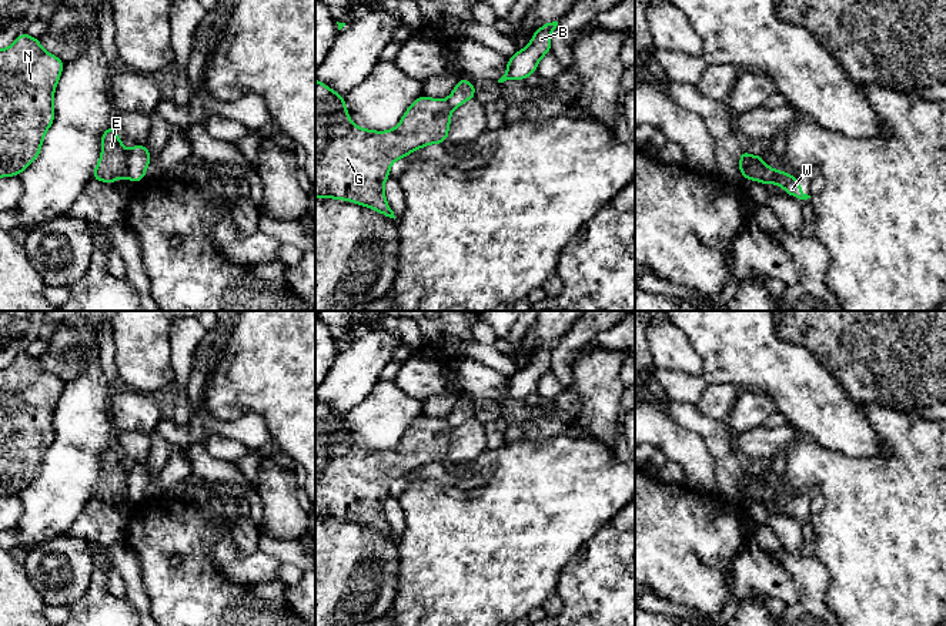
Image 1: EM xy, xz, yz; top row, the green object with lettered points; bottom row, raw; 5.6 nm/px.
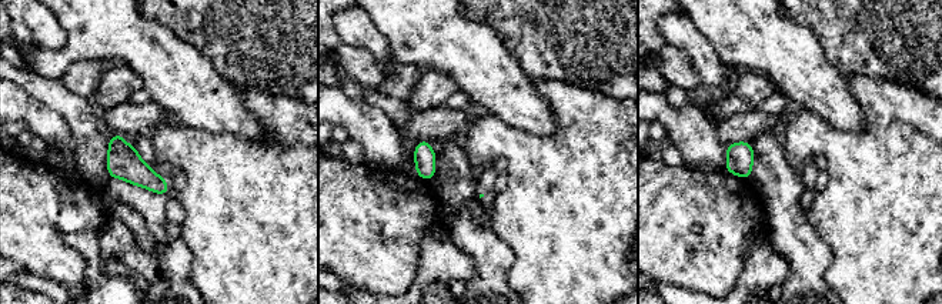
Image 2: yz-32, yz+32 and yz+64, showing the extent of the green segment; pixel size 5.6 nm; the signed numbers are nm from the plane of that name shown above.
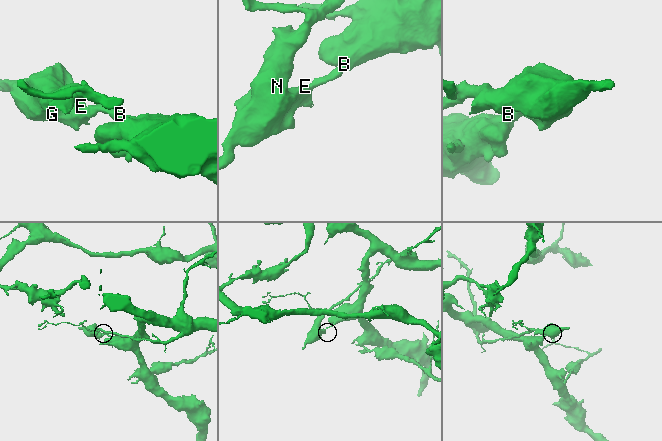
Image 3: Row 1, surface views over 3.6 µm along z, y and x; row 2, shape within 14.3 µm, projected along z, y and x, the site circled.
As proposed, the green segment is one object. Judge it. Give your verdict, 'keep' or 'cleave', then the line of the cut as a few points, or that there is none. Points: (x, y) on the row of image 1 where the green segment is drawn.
cleave; cut in xy along (126, 153), (129, 177)

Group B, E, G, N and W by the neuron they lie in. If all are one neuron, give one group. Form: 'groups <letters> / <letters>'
groups B / E G N W

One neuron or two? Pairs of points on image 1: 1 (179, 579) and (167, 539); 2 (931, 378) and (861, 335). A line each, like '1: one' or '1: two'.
1: one
2: one

